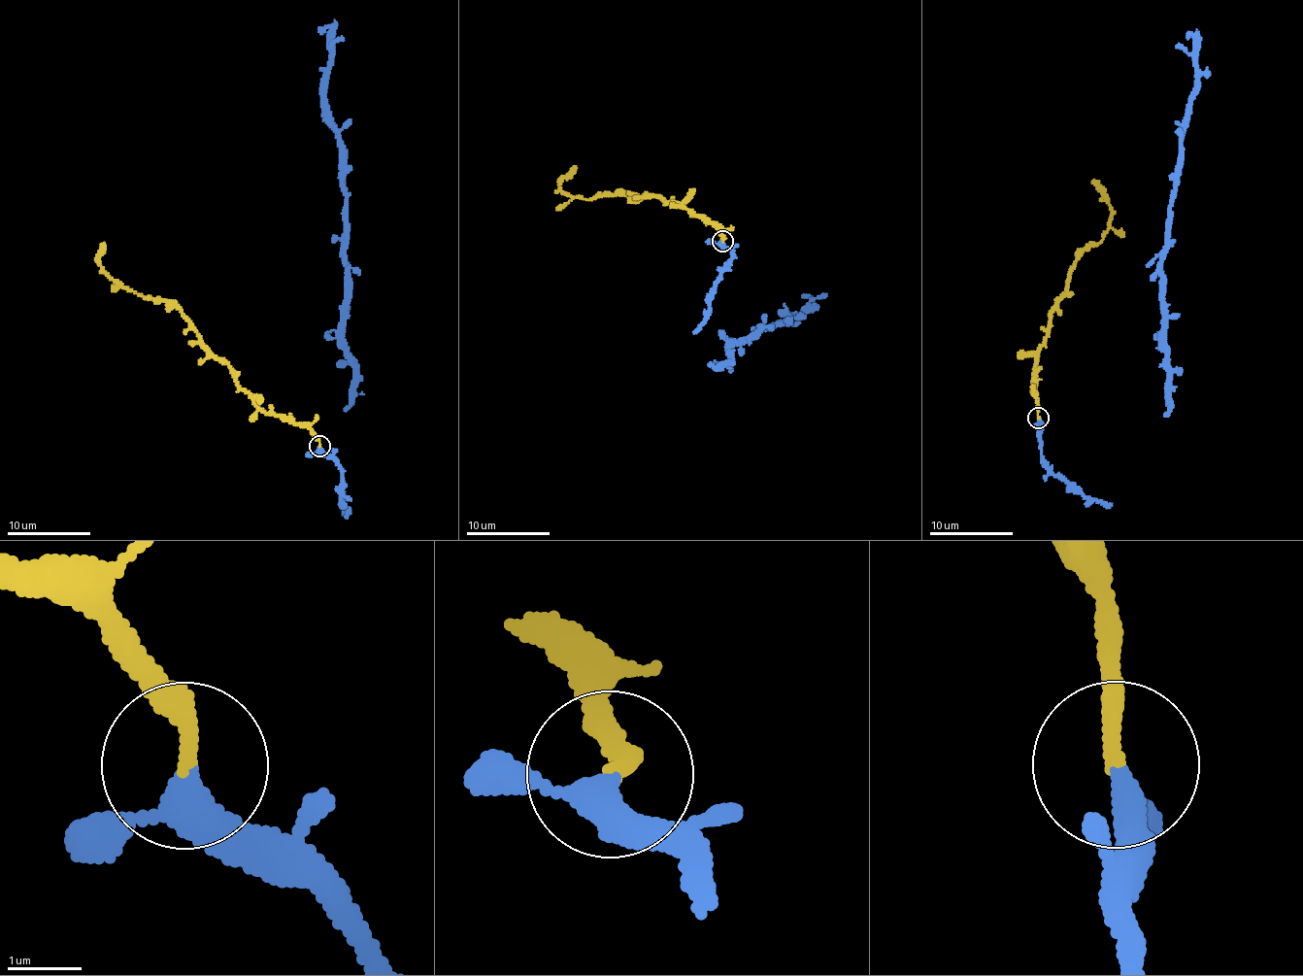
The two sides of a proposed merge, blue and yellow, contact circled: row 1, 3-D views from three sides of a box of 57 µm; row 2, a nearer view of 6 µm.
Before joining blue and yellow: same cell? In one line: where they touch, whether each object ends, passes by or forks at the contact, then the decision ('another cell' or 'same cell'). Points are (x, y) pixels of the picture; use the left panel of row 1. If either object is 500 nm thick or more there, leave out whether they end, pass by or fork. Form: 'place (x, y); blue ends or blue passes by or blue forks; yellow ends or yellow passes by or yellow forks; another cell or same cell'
place (319, 446); blue passes by; yellow ends; same cell

